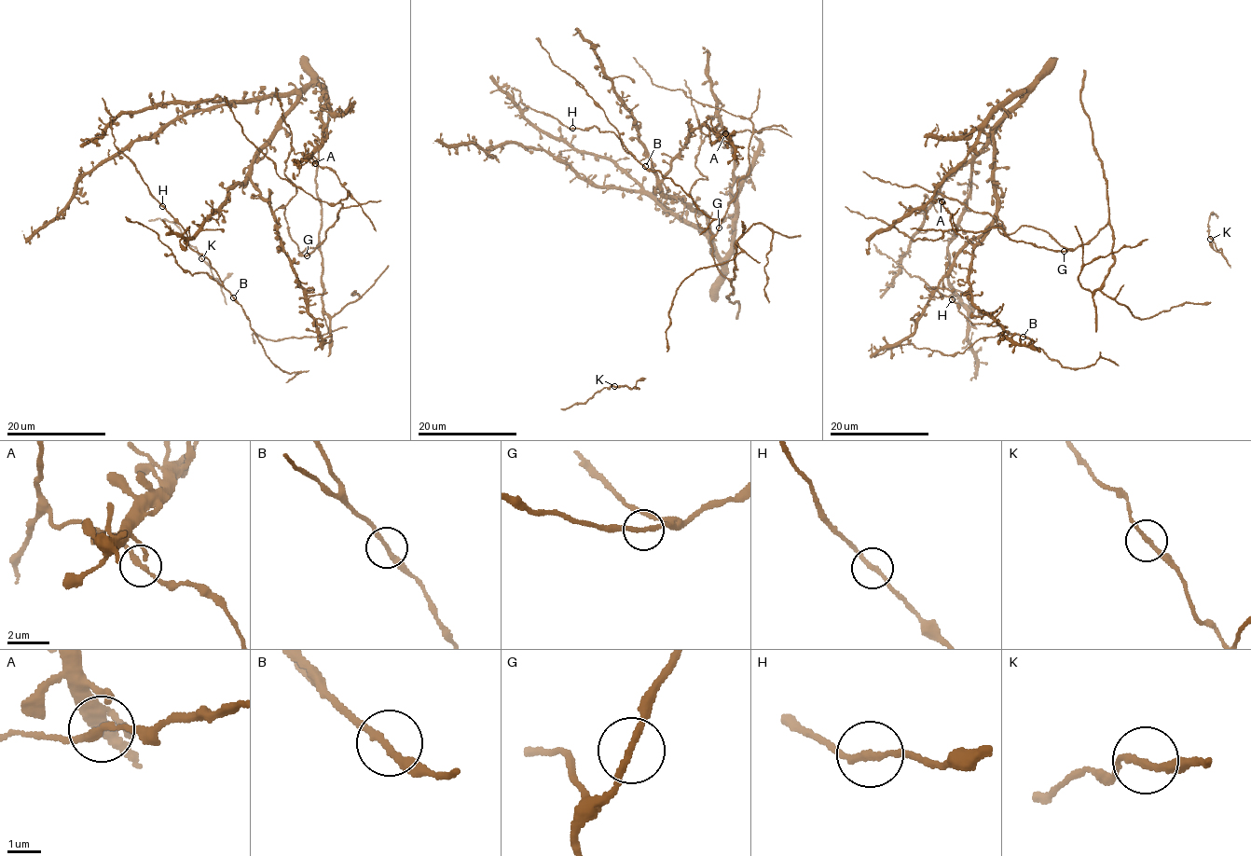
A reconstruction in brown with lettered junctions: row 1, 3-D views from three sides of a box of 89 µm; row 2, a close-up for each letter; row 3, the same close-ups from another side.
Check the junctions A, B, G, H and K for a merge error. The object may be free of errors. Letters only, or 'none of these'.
none of these

